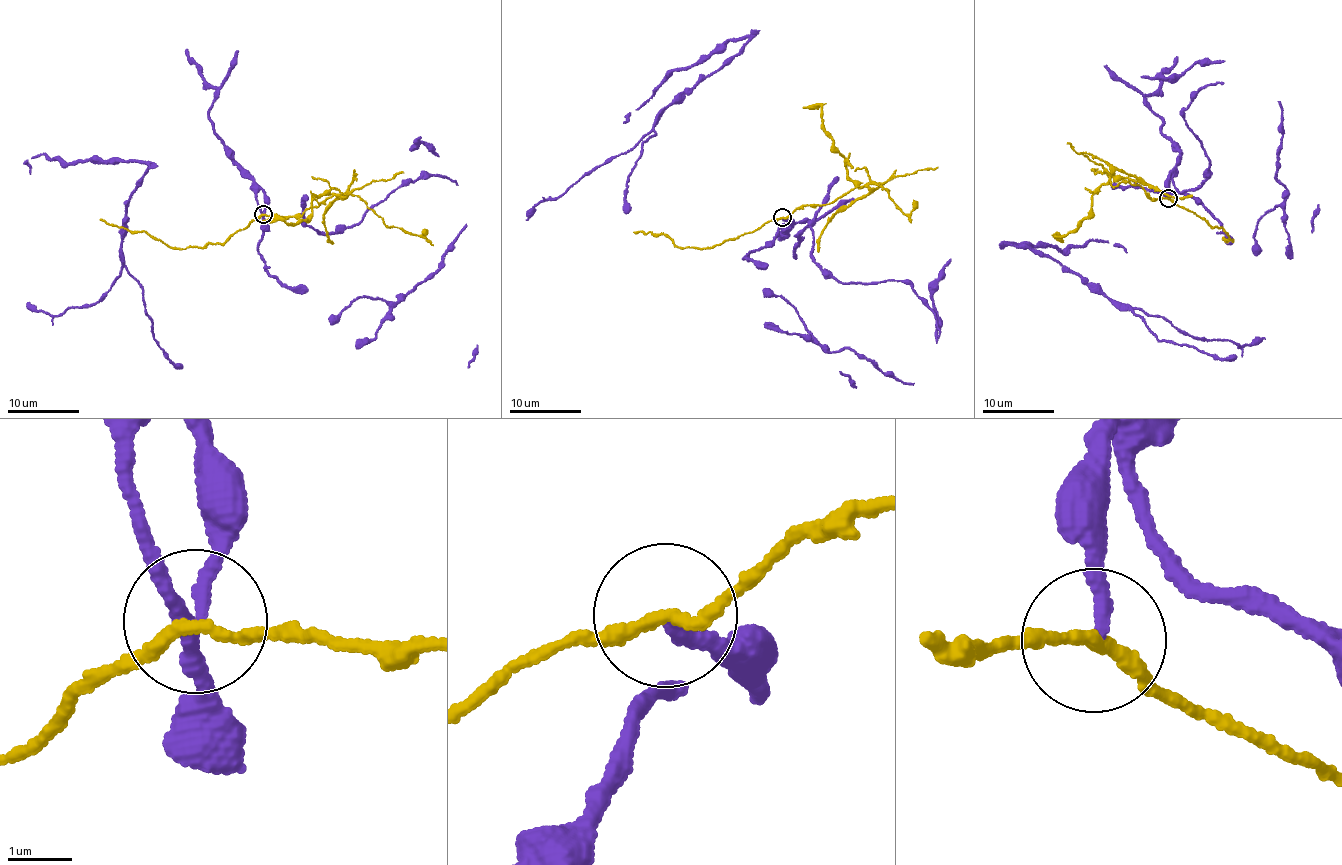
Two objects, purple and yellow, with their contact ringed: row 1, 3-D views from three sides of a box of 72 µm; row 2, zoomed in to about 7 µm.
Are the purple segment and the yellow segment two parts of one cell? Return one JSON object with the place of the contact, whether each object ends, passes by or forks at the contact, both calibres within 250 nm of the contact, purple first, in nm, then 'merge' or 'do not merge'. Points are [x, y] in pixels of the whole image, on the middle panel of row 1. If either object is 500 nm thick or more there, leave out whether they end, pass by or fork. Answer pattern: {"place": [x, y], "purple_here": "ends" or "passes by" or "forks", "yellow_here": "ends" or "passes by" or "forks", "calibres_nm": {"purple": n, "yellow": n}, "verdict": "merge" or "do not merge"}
{"place": [782, 217], "purple_here": "ends", "yellow_here": "passes by", "calibres_nm": {"purple": 200, "yellow": 180}, "verdict": "do not merge"}

